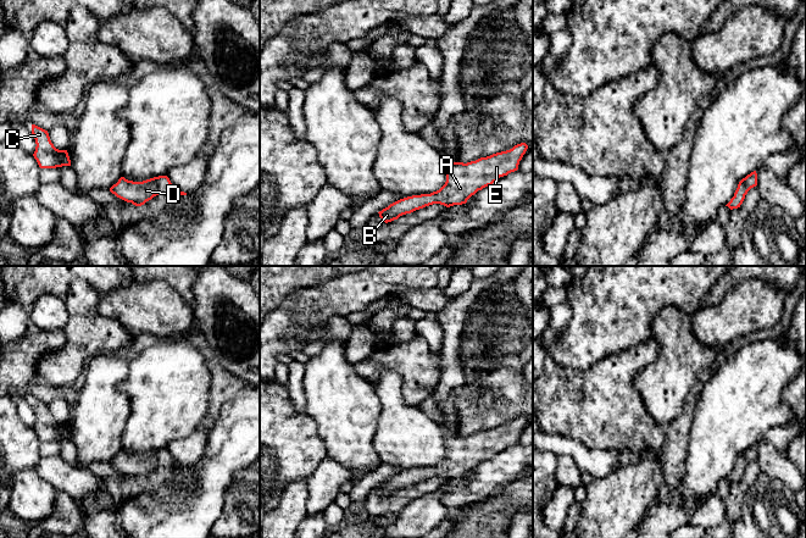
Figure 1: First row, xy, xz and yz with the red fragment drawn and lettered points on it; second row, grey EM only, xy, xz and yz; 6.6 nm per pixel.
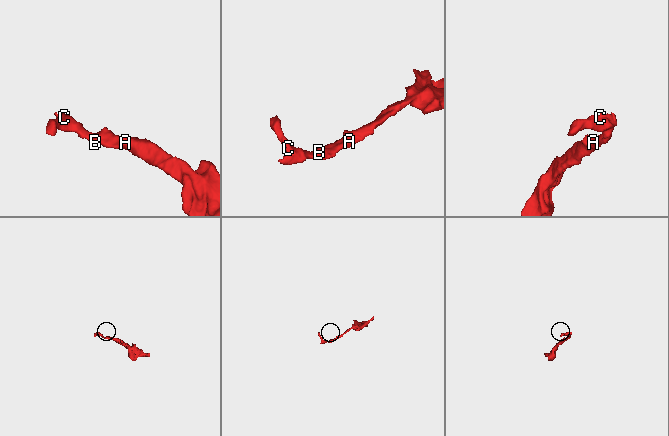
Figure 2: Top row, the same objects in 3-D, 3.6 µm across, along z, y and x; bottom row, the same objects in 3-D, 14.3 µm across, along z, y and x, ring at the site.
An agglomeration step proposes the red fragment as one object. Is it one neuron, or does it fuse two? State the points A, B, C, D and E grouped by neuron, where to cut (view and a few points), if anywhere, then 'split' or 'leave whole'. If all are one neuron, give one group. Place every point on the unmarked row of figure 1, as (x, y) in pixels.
groups A B C D E; cut none; leave whole

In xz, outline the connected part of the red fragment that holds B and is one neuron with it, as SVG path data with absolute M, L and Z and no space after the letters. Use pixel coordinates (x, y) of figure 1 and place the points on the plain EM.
M521 416L510 423L467 437L450 436L445 442L446 455L439 464L400 472L379 484L379 490L388 497L433 477L446 481L466 477L478 464L491 459L500 450L517 444L527 422L528 418Z

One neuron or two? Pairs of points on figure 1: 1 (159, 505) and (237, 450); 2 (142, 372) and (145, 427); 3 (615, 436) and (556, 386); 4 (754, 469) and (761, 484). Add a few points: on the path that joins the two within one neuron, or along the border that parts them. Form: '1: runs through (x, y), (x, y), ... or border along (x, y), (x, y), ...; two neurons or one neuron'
1: runs through (178, 505), (217, 469); one neuron
2: runs through (144, 386), (145, 414); one neuron
3: runs through (600, 421), (583, 404), (571, 400); one neuron
4: border along (761, 472), (746, 489), (741, 500); two neurons

